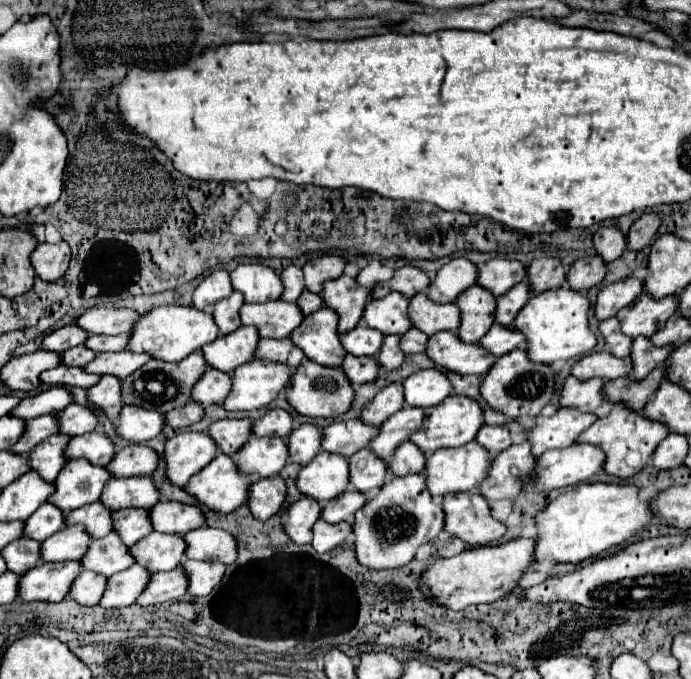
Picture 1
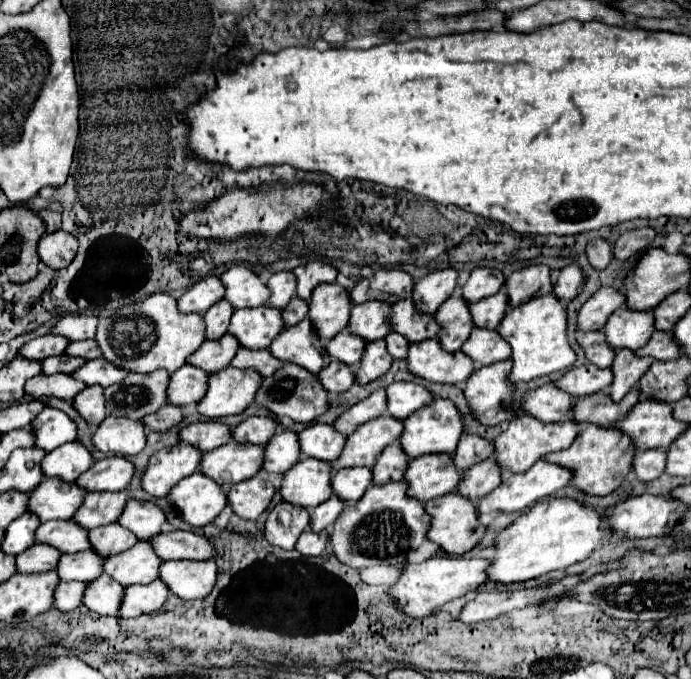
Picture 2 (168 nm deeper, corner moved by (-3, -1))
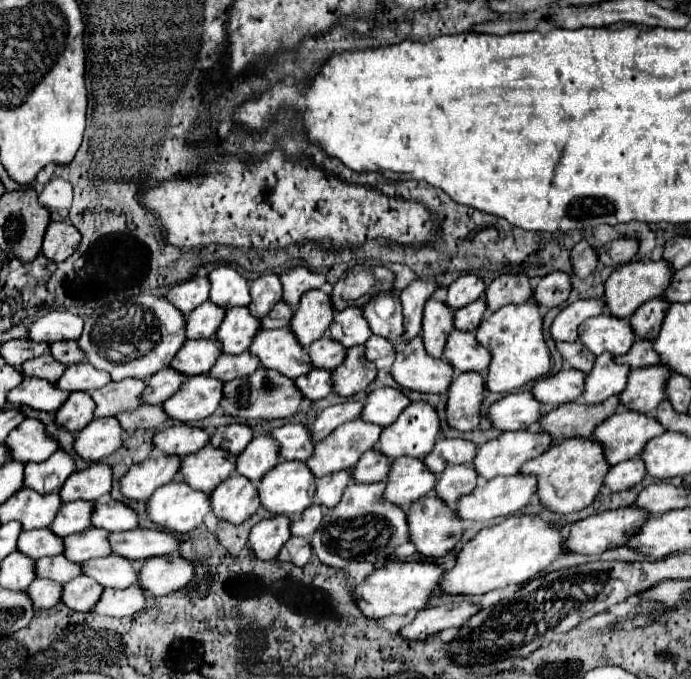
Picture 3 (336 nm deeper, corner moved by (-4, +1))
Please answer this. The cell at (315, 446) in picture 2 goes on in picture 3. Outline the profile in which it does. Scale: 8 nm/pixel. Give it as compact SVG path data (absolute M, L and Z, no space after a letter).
M284 425L280 429L274 429L272 437L280 441L282 459L308 461L314 455L316 441L312 439L310 429L304 425Z

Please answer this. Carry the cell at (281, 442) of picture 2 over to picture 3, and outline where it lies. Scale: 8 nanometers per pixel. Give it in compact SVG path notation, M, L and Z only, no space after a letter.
M256 435L250 445L238 455L236 473L248 477L252 483L262 481L264 473L274 469L280 461L280 445L270 435Z

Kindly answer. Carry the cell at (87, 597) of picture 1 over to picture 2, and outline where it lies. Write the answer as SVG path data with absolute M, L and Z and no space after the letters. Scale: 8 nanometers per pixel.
M61 581L57 585L57 591L53 591L53 607L59 611L73 611L81 605L81 597L85 591L85 583L79 581Z

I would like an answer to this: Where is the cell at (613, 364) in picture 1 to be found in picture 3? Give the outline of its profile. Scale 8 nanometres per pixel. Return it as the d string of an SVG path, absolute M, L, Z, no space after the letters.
M564 369L556 375L548 375L544 379L538 379L532 393L538 401L556 407L566 401L578 401L584 393L586 373L578 369Z

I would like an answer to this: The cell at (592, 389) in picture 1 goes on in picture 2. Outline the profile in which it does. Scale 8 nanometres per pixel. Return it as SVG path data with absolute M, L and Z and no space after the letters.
M551 383L531 389L521 399L521 411L533 415L543 423L563 423L571 417L573 397L565 391L559 391Z

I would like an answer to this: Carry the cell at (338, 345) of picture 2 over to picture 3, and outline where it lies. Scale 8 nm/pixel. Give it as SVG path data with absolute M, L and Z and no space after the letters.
M324 335L322 339L318 339L310 345L308 353L310 353L314 367L322 367L322 369L332 371L338 365L342 365L348 349L344 345L338 345L338 341L334 341L330 335Z

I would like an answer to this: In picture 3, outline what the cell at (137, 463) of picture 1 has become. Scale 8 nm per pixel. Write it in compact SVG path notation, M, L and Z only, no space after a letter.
M92 463L84 471L72 473L60 489L62 501L96 501L112 491L112 467L108 463Z

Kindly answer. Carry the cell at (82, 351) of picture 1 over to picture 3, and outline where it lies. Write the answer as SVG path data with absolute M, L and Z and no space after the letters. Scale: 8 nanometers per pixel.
M50 353L42 355L42 357L36 357L36 359L30 359L22 365L22 373L28 375L28 377L40 377L40 379L46 379L50 383L58 381L58 377L62 377L66 365L56 361Z

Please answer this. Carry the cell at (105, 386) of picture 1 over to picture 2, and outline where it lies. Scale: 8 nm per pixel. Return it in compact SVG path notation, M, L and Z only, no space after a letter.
M85 387L75 399L73 407L77 413L93 427L97 427L105 419L105 397L101 387Z

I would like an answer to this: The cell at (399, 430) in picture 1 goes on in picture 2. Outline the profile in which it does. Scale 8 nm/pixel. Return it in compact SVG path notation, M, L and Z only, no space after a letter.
M389 415L363 423L357 427L357 431L353 431L353 435L347 435L339 459L331 461L333 473L345 467L373 467L377 455L387 445L391 445L401 435L401 431L403 423Z

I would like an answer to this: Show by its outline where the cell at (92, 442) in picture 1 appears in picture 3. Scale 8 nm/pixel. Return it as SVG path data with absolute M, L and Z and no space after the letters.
M58 449L52 457L40 463L30 463L24 469L24 485L46 495L58 493L64 481L76 471L76 461L64 449Z

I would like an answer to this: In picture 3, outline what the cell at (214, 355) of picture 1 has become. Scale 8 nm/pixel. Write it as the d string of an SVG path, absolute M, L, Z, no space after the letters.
M216 339L186 341L186 345L178 351L178 357L174 357L170 365L186 375L206 375L220 355L222 345Z

